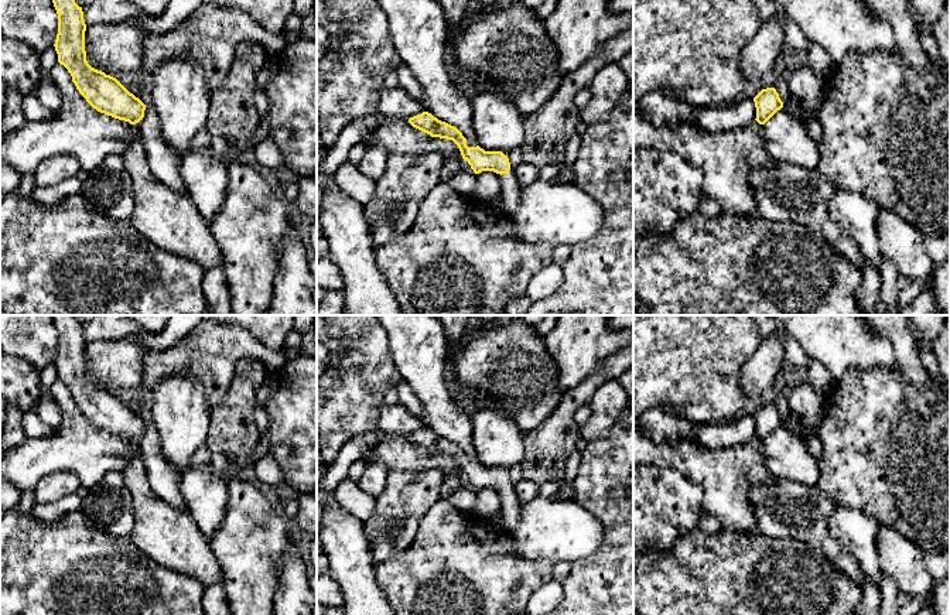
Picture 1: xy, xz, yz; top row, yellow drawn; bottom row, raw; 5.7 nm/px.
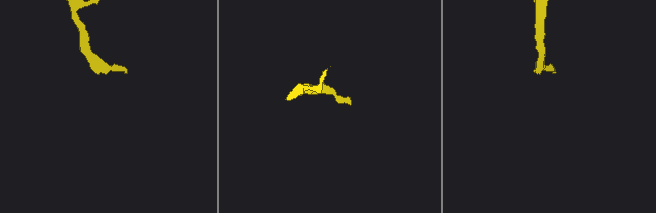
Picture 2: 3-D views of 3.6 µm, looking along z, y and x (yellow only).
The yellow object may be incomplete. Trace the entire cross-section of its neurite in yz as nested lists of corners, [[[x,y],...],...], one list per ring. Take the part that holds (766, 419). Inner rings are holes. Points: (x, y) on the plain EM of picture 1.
[[[775,404],[762,406],[755,414],[756,435],[744,445],[710,450],[696,440],[674,443],[656,441],[646,437],[639,427],[633,427],[633,465],[672,468],[688,481],[703,488],[703,510],[718,517],[724,529],[744,533],[759,533],[748,491],[752,485],[768,485],[773,475],[765,465],[763,441],[783,424]]]

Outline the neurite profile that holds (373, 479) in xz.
[[[369,464],[356,484],[363,492],[377,496],[386,486],[387,474],[389,469],[385,465]]]

